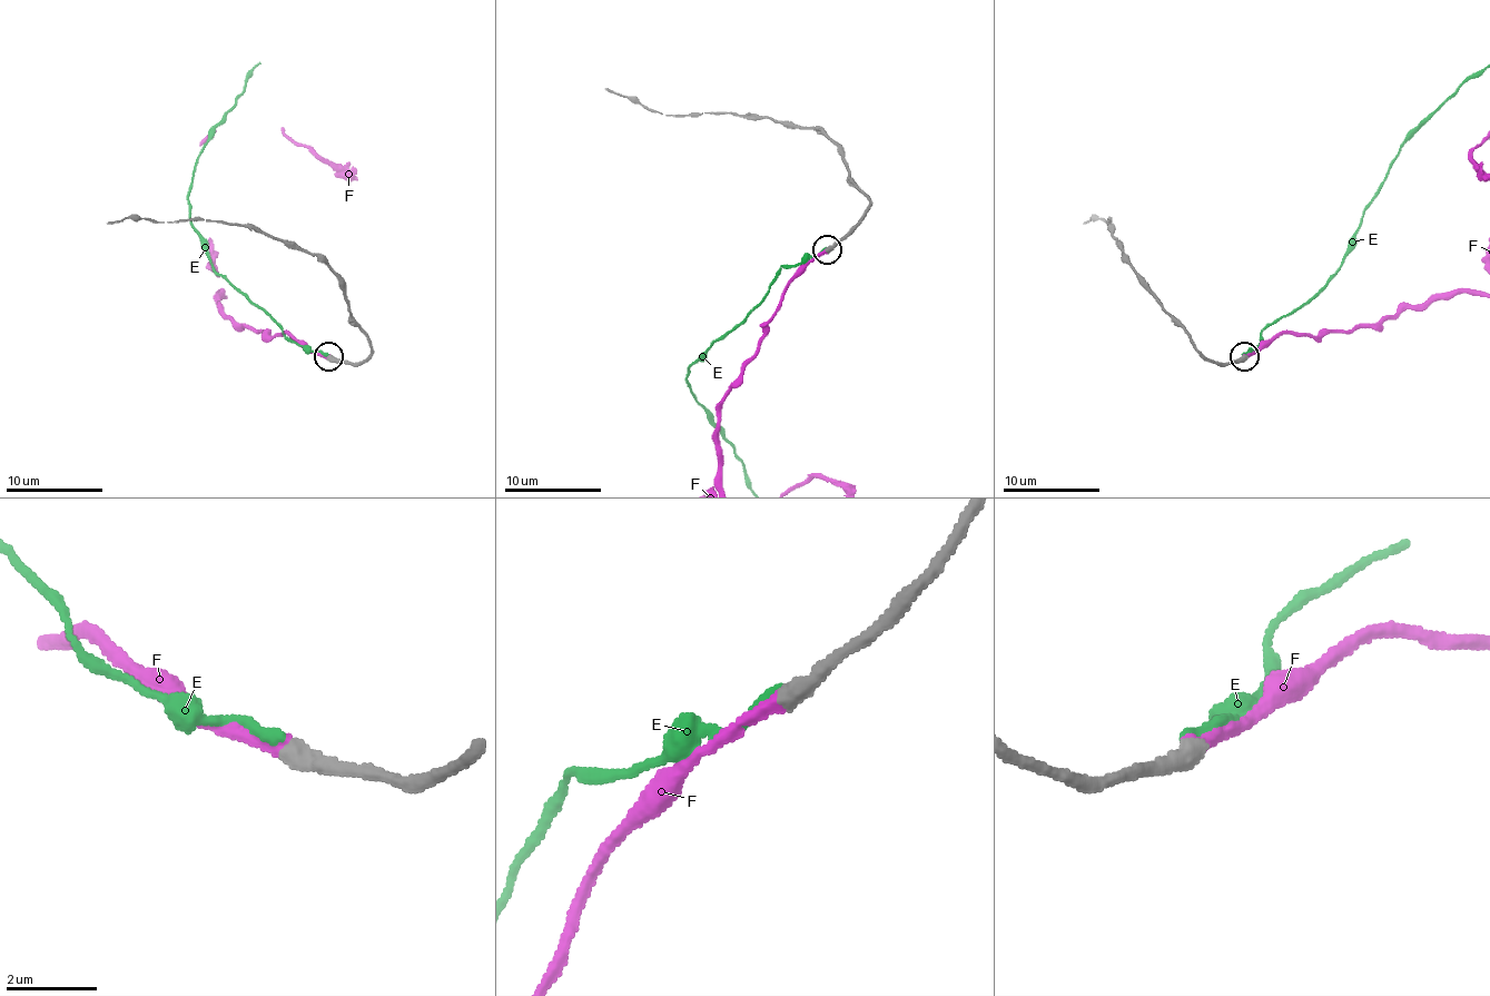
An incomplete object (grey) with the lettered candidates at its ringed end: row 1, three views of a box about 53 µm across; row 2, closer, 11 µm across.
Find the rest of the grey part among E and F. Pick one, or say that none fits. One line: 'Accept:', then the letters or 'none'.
Accept: F

